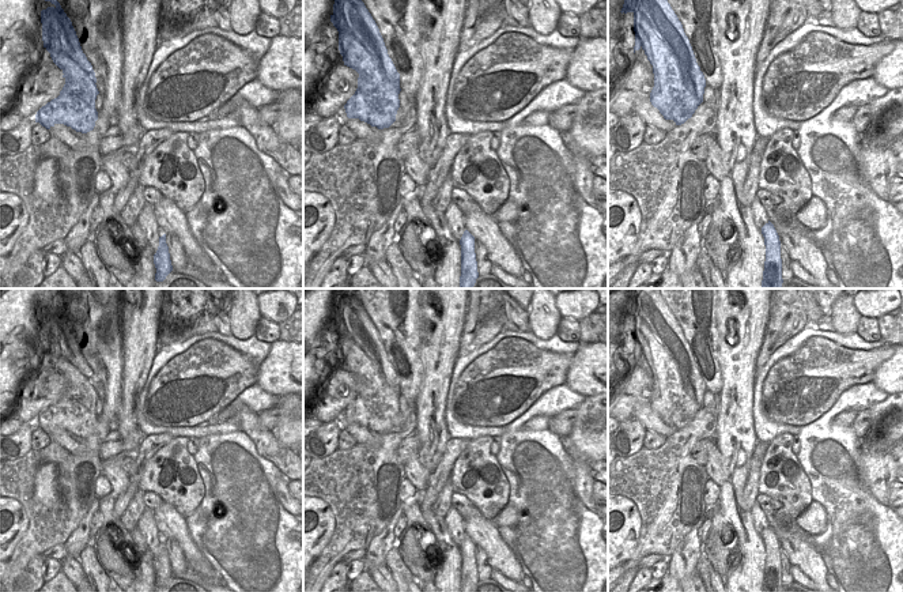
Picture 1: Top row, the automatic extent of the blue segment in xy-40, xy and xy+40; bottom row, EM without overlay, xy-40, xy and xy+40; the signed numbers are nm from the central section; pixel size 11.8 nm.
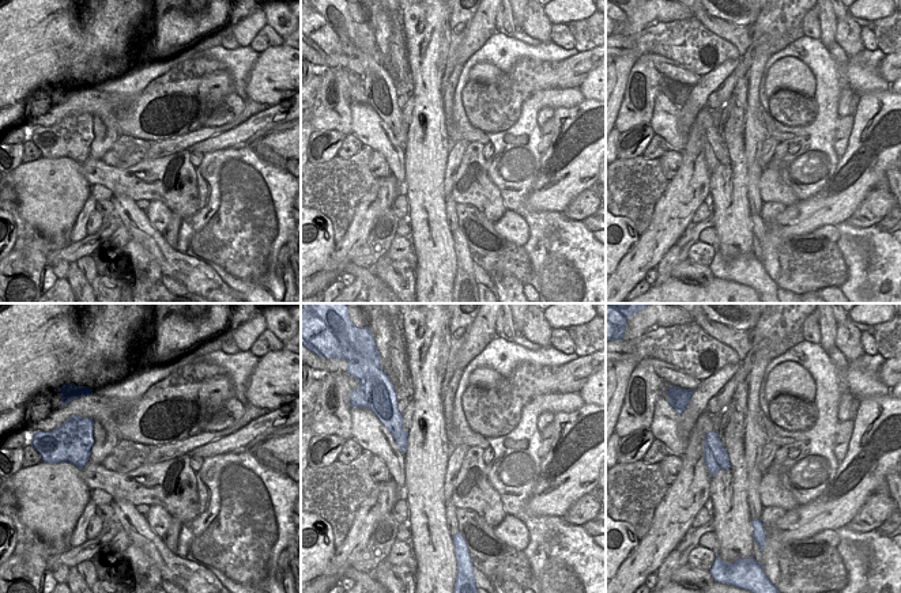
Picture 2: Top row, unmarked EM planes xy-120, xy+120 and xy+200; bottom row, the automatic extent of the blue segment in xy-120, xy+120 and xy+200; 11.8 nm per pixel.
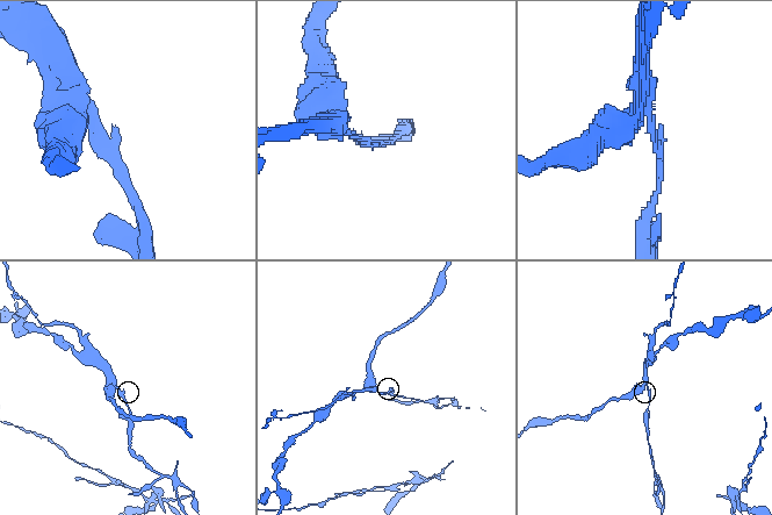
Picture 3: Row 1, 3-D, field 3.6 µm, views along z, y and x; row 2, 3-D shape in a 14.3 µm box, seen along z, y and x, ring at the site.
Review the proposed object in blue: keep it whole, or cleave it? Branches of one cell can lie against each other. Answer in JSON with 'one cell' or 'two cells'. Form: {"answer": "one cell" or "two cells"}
{"answer": "two cells"}

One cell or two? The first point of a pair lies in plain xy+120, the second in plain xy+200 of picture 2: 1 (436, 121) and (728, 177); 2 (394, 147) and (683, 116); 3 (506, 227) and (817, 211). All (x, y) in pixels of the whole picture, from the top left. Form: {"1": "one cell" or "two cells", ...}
{"1": "one cell", "2": "two cells", "3": "two cells"}

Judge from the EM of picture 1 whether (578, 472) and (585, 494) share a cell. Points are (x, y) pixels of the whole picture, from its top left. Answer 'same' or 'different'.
same

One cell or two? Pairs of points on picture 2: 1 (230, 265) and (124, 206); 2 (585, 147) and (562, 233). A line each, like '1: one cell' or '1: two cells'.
1: two cells
2: two cells

